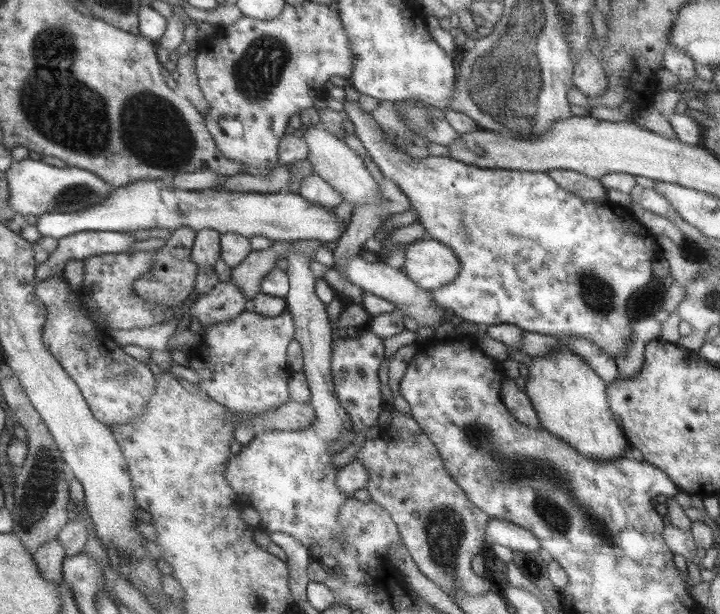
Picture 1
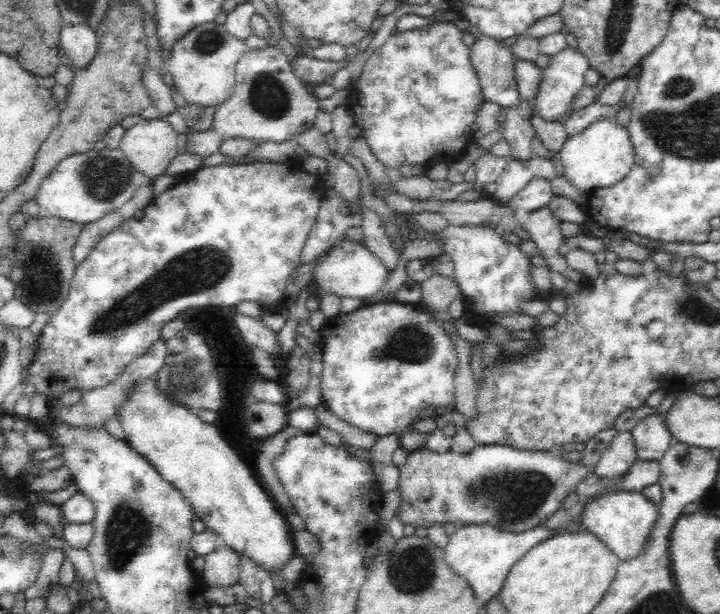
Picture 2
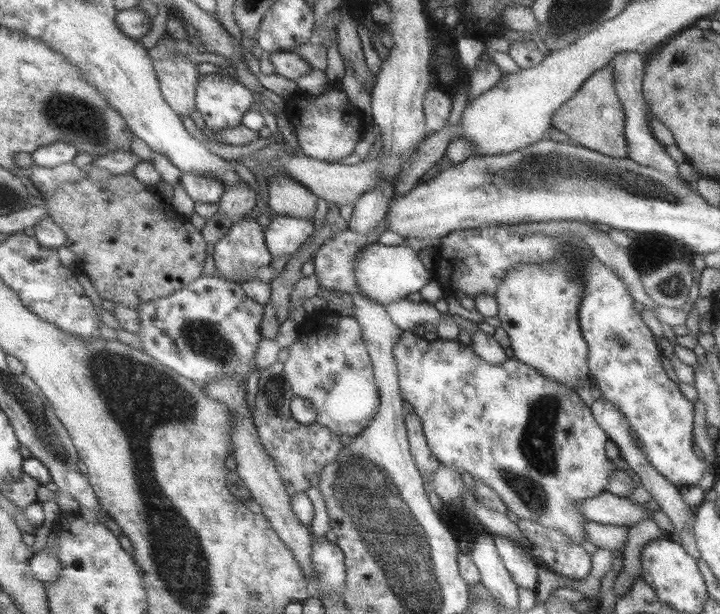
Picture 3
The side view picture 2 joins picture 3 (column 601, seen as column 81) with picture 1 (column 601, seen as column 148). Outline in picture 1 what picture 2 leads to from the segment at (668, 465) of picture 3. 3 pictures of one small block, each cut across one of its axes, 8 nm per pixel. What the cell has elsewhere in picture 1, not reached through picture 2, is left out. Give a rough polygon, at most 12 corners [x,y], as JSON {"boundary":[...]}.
{"boundary":[[343,103],[460,275],[457,321],[628,352],[656,238],[547,172],[412,158]]}

